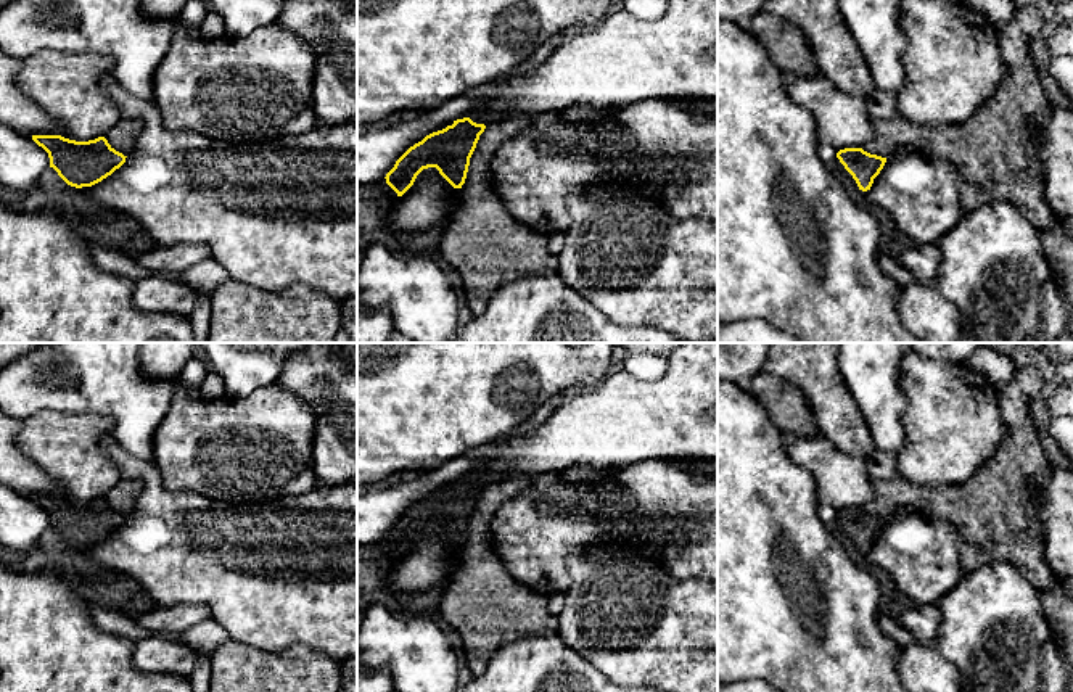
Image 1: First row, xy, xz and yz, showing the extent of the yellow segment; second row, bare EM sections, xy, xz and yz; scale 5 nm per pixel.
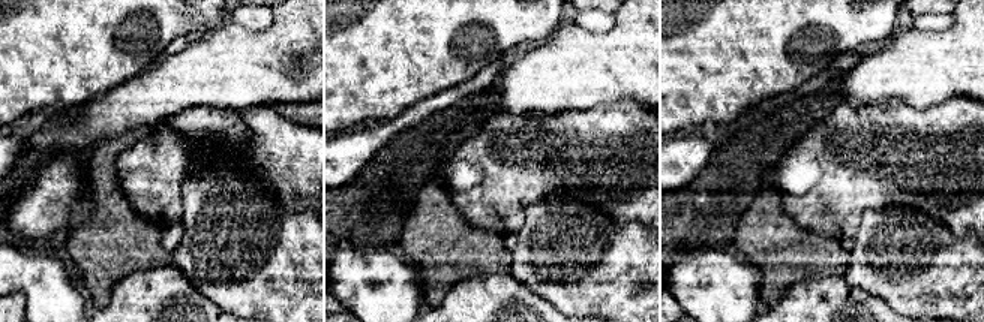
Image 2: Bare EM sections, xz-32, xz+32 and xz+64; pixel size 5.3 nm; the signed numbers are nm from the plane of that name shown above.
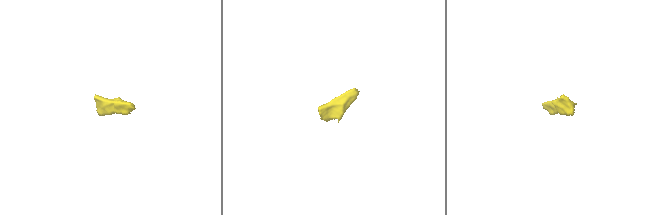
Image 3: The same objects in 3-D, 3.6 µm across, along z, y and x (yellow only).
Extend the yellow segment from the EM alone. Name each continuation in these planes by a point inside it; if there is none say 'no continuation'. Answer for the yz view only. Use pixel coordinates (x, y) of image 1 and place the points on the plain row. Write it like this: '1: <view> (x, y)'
1: yz (861, 559)

